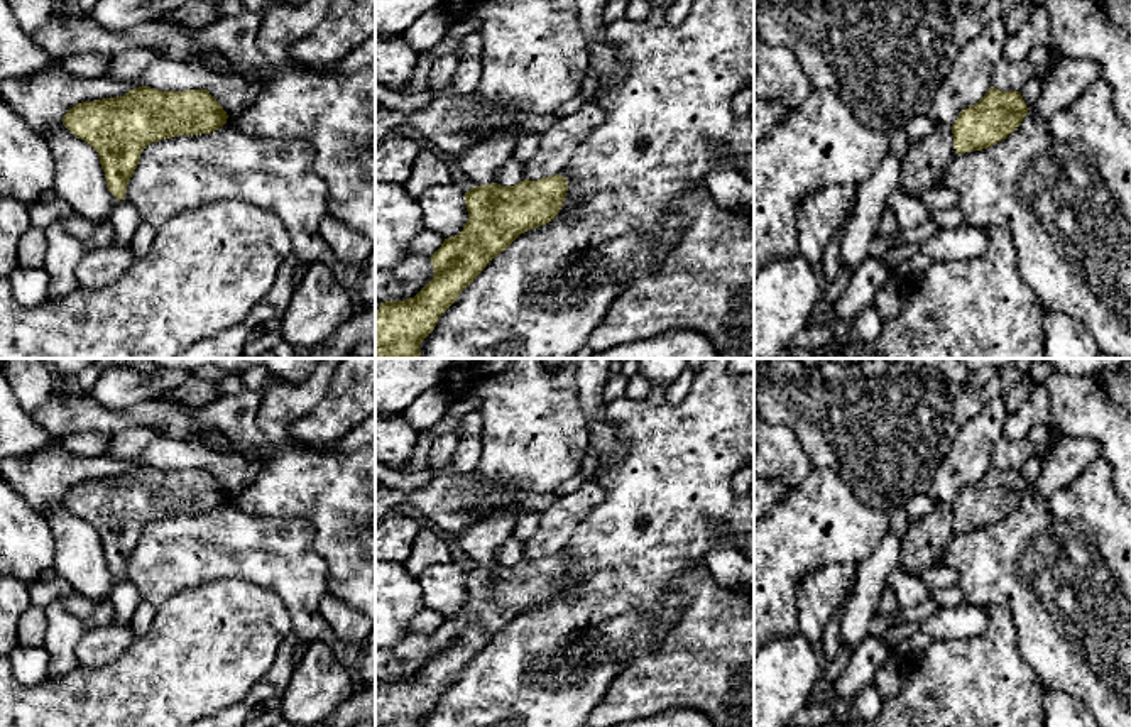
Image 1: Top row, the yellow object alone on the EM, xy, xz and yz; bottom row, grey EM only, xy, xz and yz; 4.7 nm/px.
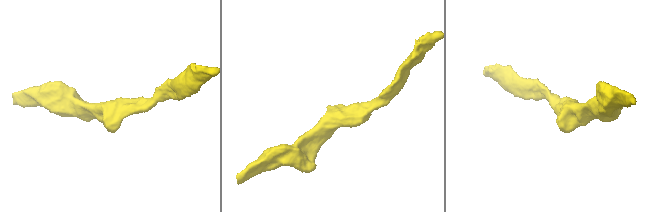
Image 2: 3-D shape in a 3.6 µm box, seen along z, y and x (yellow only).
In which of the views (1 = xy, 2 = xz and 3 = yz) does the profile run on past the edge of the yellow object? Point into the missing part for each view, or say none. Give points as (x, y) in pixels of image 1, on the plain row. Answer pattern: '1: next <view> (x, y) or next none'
1: next none
2: next none
3: next none

